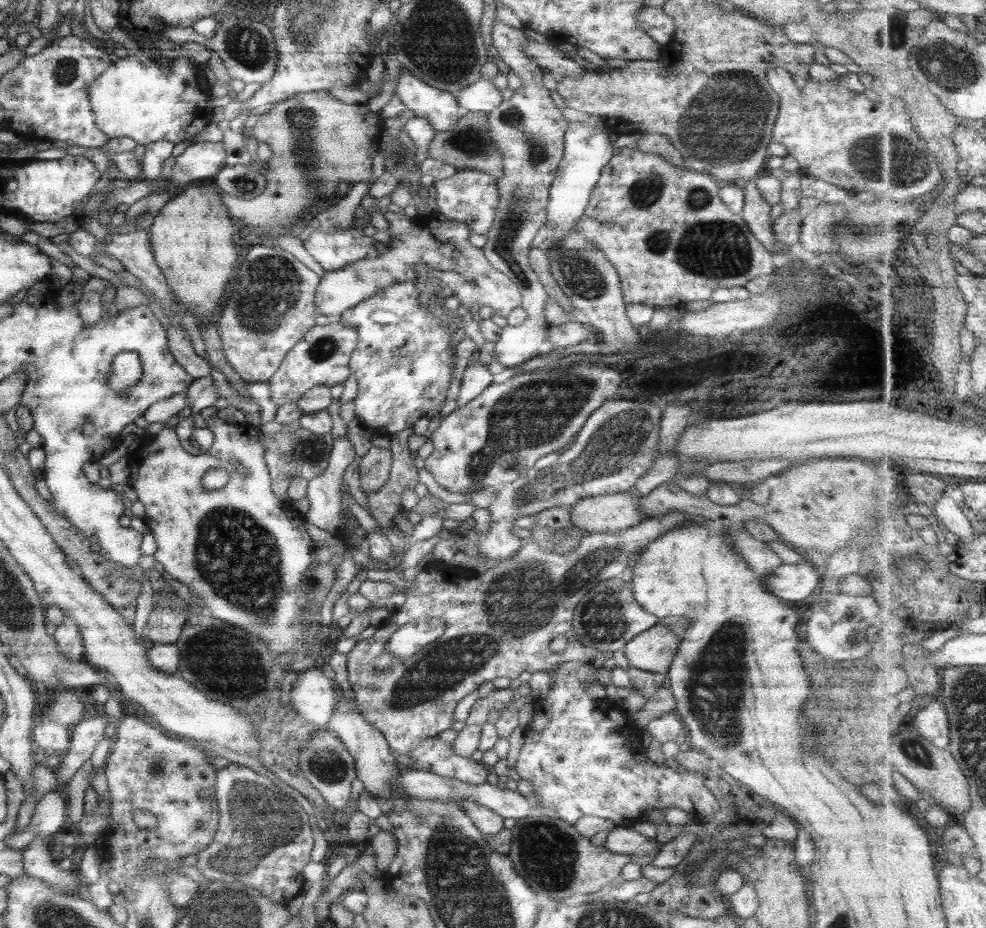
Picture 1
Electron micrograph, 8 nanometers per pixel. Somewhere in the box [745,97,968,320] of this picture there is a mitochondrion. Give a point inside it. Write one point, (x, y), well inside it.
(896, 158)

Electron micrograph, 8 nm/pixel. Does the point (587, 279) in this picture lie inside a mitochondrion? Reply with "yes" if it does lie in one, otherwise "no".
yes

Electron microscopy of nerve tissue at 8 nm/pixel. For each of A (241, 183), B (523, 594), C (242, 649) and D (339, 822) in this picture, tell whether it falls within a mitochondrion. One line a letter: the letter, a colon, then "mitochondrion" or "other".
A: mitochondrion
B: mitochondrion
C: mitochondrion
D: other

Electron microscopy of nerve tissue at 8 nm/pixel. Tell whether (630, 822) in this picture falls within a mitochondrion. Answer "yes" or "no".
no

